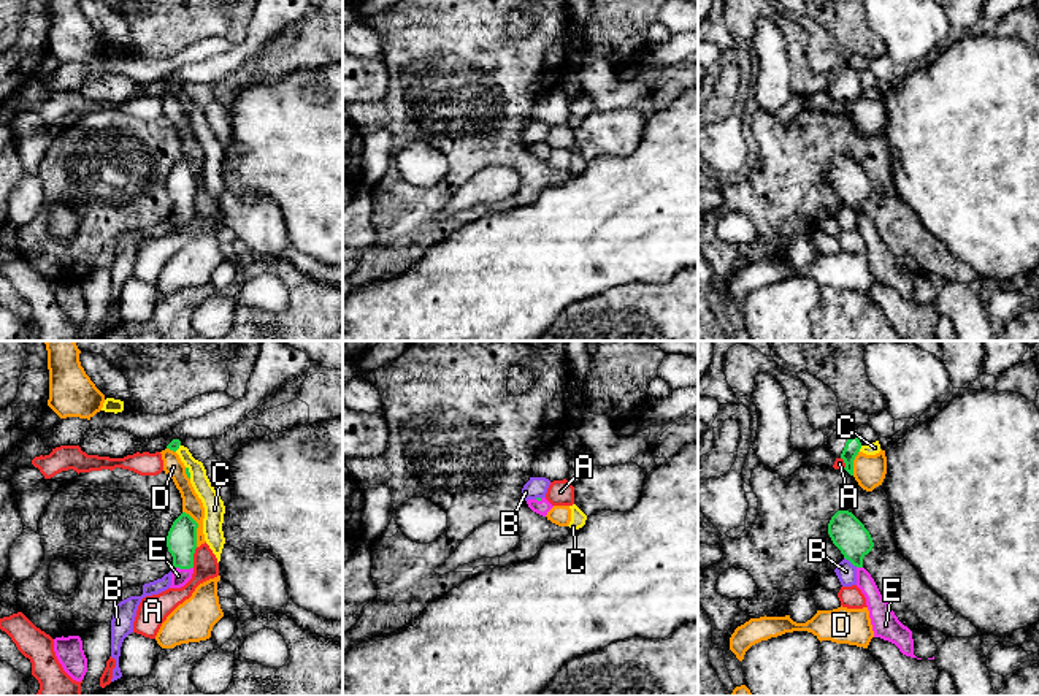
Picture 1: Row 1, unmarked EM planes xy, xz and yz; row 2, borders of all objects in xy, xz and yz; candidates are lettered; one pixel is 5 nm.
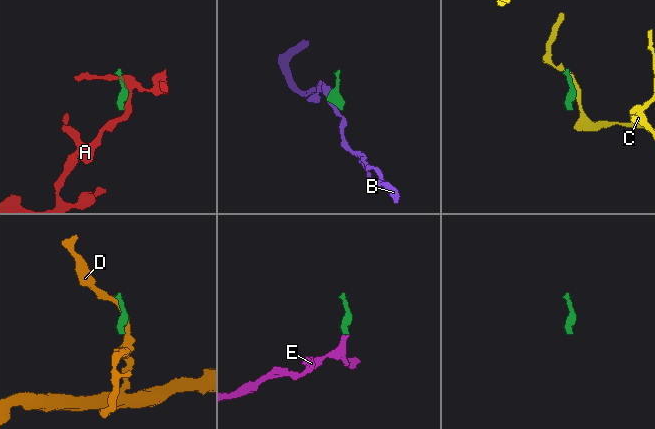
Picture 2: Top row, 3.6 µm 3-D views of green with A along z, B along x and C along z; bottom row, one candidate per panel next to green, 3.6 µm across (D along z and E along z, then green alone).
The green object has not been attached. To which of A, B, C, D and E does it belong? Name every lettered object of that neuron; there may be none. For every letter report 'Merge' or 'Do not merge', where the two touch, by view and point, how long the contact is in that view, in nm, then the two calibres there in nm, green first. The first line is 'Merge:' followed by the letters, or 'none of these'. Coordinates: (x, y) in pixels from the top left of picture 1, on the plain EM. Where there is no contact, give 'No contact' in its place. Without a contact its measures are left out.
Merge: E
A: Do not merge. Touches green at xy (192, 202). Shared border 110 nm. Thickness 160 nm (green) against 130 nm
B: Do not merge. Touches green at yz (851, 206). Shared border 90 nm. Thickness 180 nm (green) against 100 nm
C: Do not merge. Touches green at yz (860, 92). Shared border 40 nm. Thickness 80 nm (green) against 60 nm
D: Do not merge. Touches green at xy (197, 172). Shared border 200 nm. Thickness 160 nm (green) against 100 nm
E: Merge. Touches green at xy (183, 213). Shared border 100 nm. Thickness 160 nm (green) against 90 nm

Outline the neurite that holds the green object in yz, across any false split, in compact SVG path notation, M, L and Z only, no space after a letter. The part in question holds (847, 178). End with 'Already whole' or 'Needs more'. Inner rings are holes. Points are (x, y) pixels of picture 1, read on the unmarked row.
M838 155L828 168L828 179L844 203L857 212L857 231L866 243L874 282L895 289L906 301L917 303L912 276L898 265L871 219L863 212L863 203L874 192L869 176L852 157Z. Needs more

